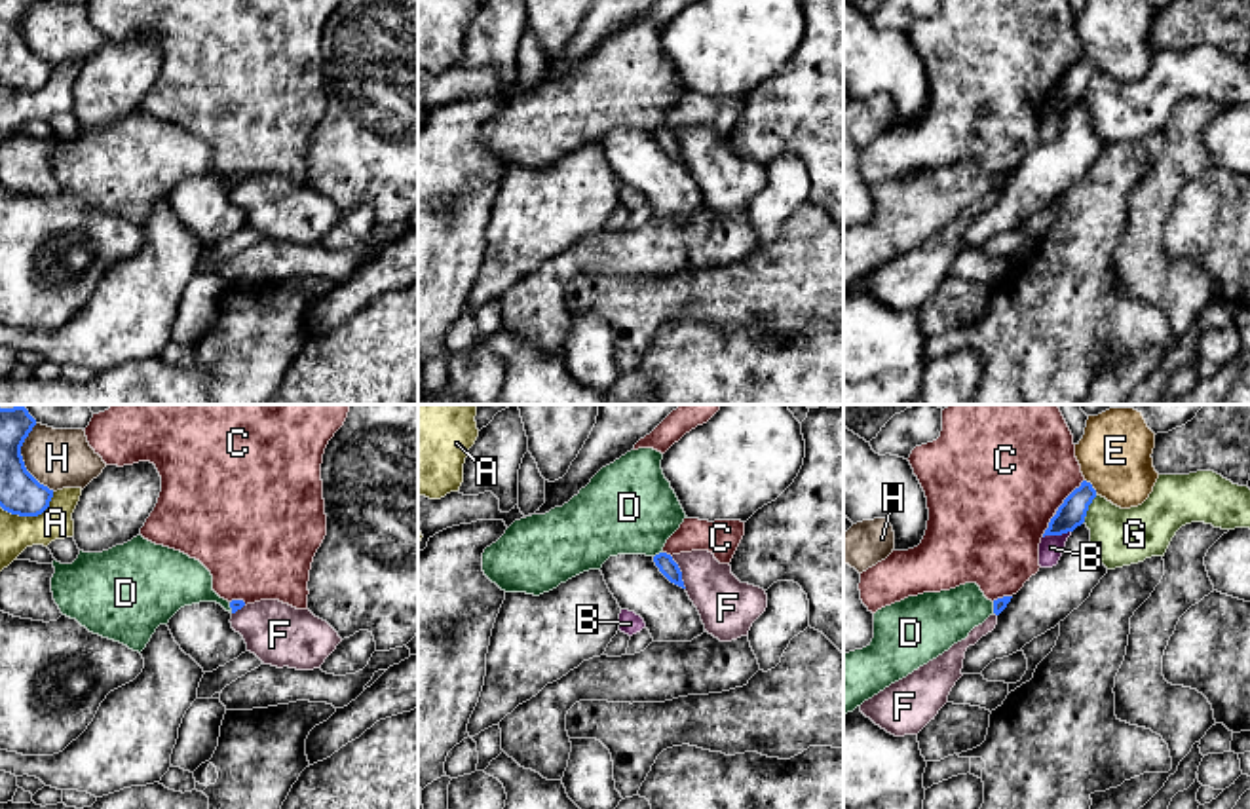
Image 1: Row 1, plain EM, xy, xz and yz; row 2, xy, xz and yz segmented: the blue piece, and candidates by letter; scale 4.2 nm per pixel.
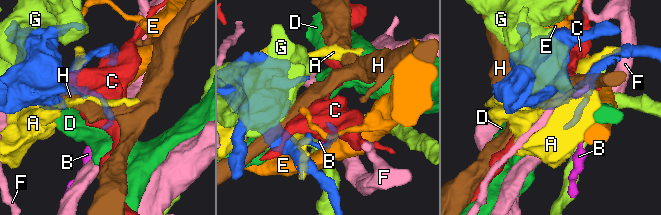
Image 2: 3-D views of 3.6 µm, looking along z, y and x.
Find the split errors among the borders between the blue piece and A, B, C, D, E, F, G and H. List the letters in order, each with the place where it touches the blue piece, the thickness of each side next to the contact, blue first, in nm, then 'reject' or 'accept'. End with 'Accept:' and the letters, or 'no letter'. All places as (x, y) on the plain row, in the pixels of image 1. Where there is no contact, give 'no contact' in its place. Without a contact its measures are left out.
A: xy (31, 90) | 180/140 nm | reject
B: yz (1057, 109) | 120/110 nm | reject
C: yz (1070, 69) | 120/440 nm | reject
D: yz (994, 183) | 60/240 nm | reject
E: yz (1091, 61) | 120/300 nm | reject
F: xz (681, 147) | 80/240 nm | reject
G: yz (1087, 82) | 120/240 nm | reject
H: xy (23, 37) | 180/260 nm | reject
Accept: no letter

